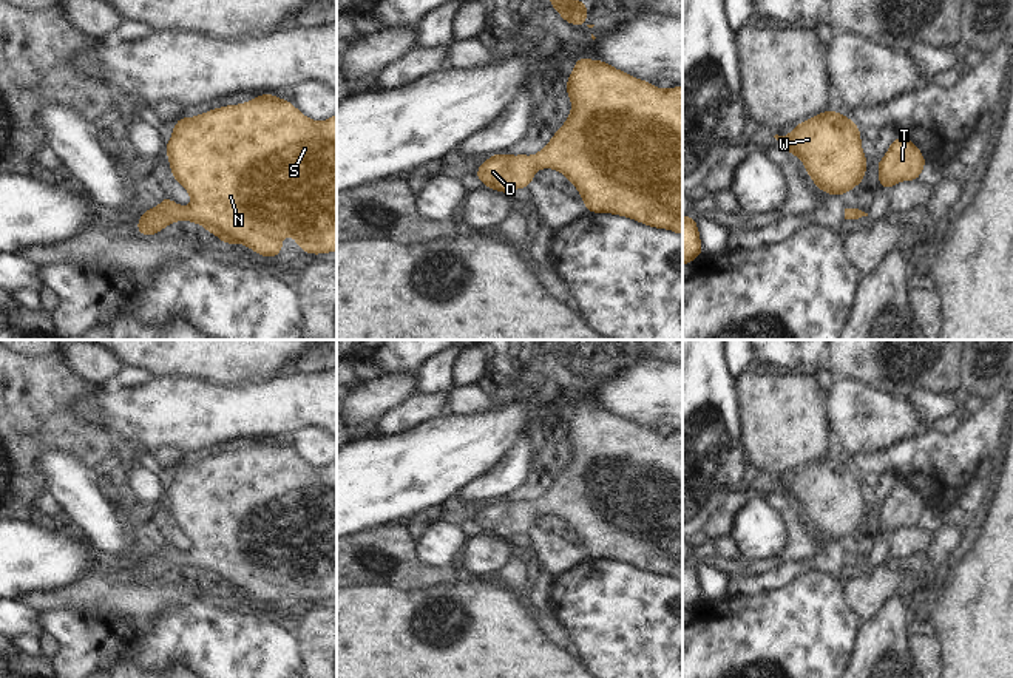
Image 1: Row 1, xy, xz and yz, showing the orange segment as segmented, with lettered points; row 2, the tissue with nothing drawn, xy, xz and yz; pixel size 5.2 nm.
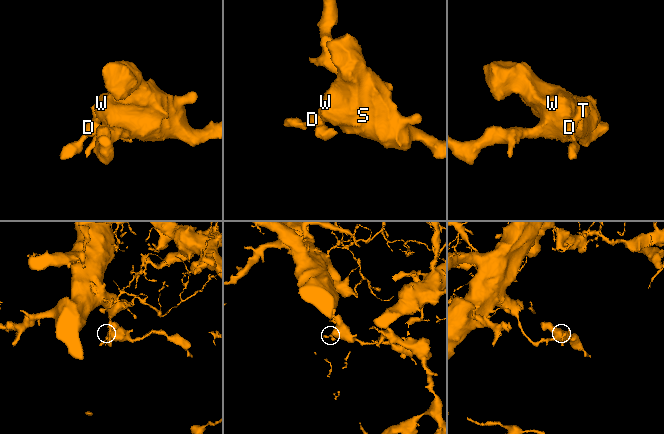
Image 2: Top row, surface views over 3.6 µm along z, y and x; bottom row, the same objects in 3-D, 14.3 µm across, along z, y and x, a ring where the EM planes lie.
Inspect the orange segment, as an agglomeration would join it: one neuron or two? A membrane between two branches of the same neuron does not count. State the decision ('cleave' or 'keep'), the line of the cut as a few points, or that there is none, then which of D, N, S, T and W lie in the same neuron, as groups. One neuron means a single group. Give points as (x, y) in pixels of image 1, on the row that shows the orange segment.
keep; no cut; D N S T W

